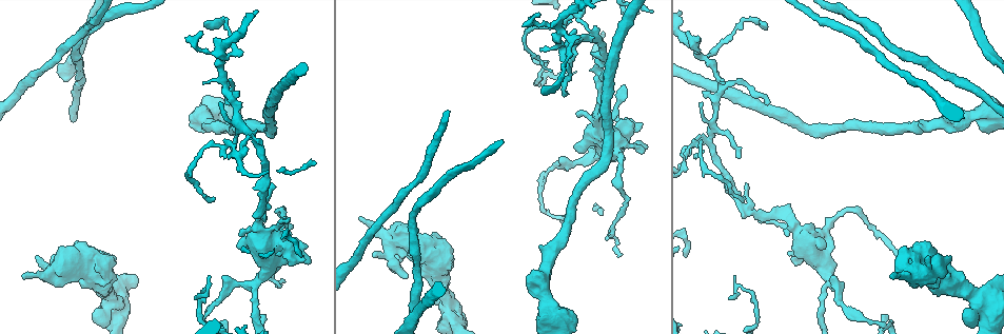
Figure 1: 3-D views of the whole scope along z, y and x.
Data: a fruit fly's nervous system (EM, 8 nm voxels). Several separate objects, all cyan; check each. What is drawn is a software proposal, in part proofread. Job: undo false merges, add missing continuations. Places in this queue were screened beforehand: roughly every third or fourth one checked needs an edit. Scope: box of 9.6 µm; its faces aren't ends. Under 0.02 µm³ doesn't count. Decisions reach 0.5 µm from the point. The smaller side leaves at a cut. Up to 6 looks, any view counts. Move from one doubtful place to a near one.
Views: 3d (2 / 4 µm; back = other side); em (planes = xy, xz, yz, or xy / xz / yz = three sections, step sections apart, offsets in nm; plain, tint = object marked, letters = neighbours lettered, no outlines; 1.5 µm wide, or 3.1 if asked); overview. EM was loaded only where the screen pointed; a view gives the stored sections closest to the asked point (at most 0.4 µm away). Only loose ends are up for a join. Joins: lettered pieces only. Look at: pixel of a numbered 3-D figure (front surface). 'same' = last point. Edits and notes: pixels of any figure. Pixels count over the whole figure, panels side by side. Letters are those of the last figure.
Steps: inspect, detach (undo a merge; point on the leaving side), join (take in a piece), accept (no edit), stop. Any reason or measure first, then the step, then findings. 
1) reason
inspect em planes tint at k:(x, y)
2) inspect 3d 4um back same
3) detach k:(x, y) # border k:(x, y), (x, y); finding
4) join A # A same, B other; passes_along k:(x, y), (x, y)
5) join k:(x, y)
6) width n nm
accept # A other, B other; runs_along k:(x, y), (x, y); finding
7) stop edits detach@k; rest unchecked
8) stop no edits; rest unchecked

arms part here
inspect em yz step 8 tint at 1:(223, 59)

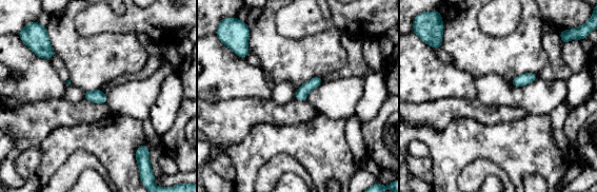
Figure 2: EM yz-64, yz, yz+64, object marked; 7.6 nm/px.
inspect em planes letters same

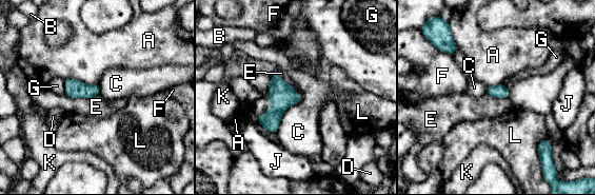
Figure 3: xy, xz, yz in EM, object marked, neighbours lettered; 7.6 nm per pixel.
accept # A other, B other, C other, D other, E other, F other, G other, J other, K other, L other; border 3:(64, 94), (71, 97), (98, 95); continuous, no second cell

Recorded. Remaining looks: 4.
tapers out
inspect em planes letters at 1:(745, 197)

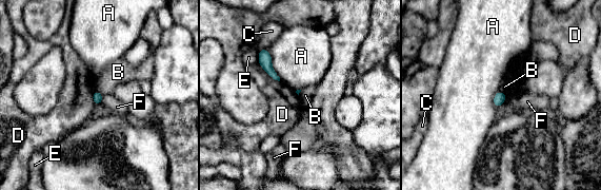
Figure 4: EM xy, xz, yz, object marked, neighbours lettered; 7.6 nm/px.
longest_contact A 260 nm
accept # A other, B other, C other, D other, E other, F other; no lettered piece goes on from it

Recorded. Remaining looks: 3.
two arms in line, one across
inspect em yz step 4 tint at 1:(589, 39)

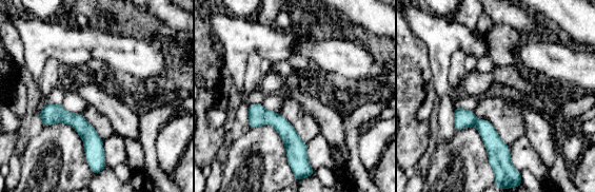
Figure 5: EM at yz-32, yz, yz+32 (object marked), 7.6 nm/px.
cut it another way
inspect em planes letters same

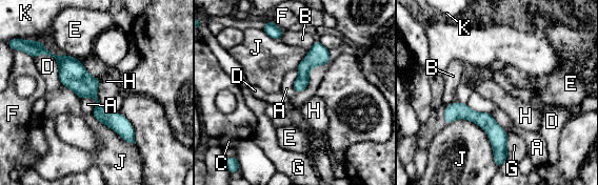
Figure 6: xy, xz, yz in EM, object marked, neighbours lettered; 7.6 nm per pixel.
accept # A other, B other, C other, D other, E other, F other, G other, H other, J other, K other; border 6:(65, 54), (80, 61); one cell here

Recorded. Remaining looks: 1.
stop no edits; rest unchecked

